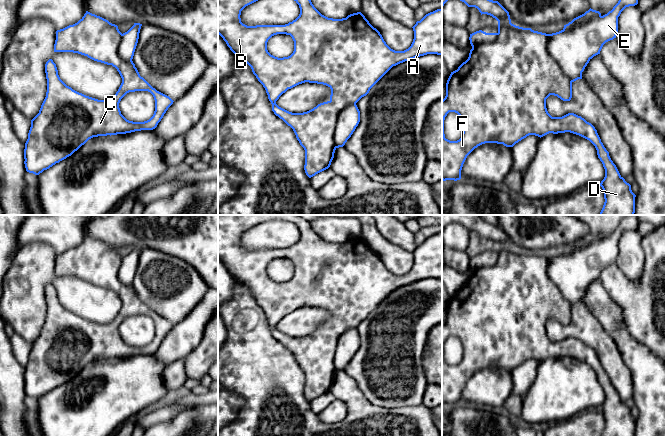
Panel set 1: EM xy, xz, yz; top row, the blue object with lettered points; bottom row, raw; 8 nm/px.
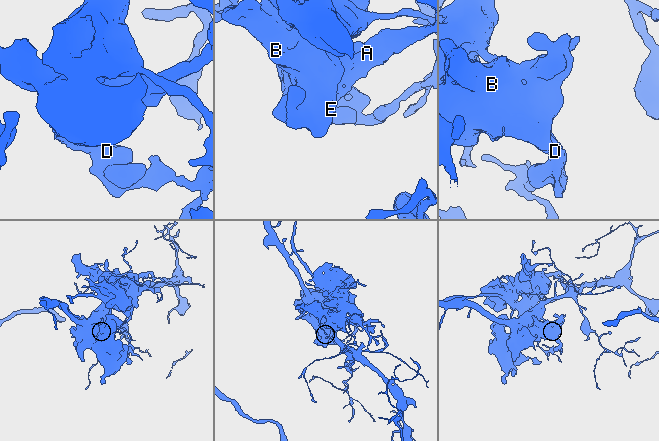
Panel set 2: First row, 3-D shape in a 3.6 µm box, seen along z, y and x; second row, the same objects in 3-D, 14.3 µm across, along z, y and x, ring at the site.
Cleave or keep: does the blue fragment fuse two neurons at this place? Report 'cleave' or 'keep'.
keep

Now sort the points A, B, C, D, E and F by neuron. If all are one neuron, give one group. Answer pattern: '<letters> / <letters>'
A B C D E F

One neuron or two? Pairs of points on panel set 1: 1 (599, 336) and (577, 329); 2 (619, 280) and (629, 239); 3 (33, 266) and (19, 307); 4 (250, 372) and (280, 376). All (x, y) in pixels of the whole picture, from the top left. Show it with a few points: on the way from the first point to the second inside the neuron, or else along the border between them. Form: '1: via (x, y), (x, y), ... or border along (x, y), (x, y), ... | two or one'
1: via (594, 335), (588, 329), (582, 329) | one
2: border along (615, 262), (628, 278), (631, 280), (640, 279) | two
3: via (33, 276), (33, 293), (29, 297) | one
4: via (257, 372), (273, 376) | one

